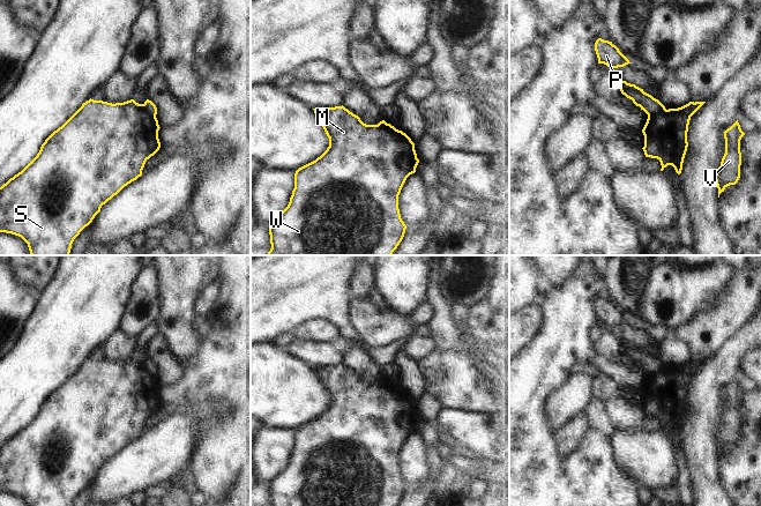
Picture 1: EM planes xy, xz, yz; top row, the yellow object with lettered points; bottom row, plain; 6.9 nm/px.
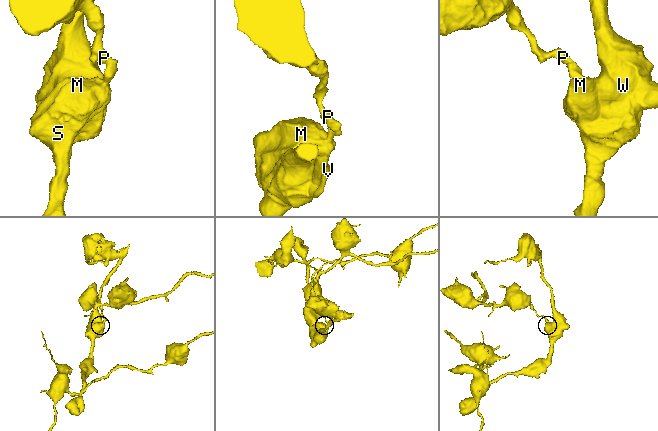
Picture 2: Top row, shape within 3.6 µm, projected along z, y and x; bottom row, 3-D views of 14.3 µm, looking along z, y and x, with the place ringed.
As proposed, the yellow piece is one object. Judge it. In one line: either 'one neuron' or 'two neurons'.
two neurons

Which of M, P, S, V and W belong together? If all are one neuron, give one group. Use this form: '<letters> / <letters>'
M S V W / P

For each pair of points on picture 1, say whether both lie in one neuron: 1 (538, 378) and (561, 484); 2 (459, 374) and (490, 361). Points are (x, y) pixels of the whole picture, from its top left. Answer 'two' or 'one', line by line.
1: one
2: two

